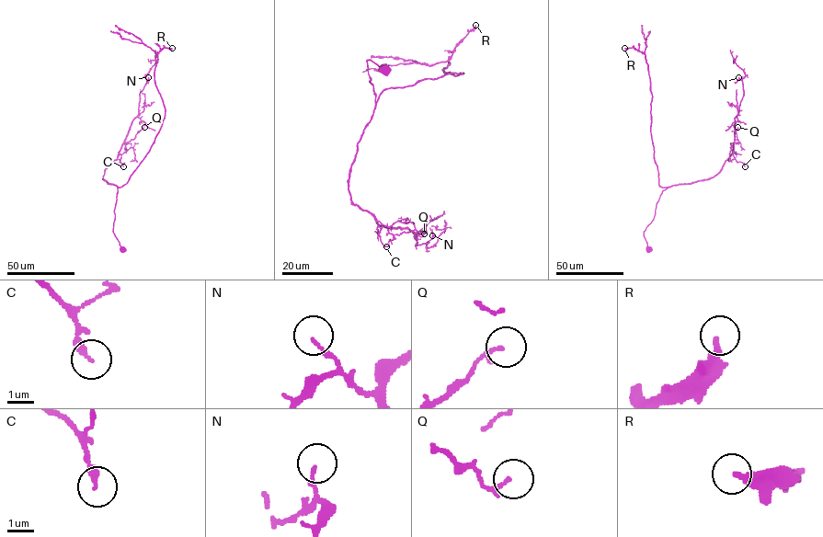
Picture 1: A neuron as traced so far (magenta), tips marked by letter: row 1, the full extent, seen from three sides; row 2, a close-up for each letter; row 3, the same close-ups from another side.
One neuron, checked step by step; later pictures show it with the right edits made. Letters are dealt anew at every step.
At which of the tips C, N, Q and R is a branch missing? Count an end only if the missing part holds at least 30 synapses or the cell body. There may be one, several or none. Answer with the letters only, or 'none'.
R

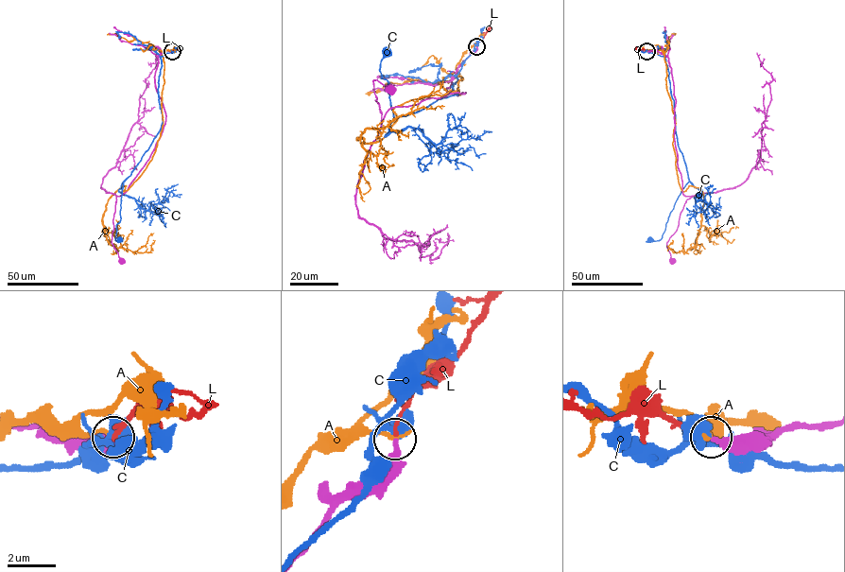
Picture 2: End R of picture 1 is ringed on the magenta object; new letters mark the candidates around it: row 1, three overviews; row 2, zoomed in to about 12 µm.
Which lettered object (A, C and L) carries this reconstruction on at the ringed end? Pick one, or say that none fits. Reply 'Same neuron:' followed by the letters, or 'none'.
Same neuron: L

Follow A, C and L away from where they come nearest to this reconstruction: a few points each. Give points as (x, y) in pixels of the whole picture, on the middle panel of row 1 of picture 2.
A: (476, 46), (456, 66), (460, 94), (406, 101), (388, 134), (357, 139), (443, 89)
C: (477, 46), (452, 86), (458, 95), (394, 117), (388, 82), (381, 78), (381, 60), (388, 52)
L: (476, 46), (491, 26)

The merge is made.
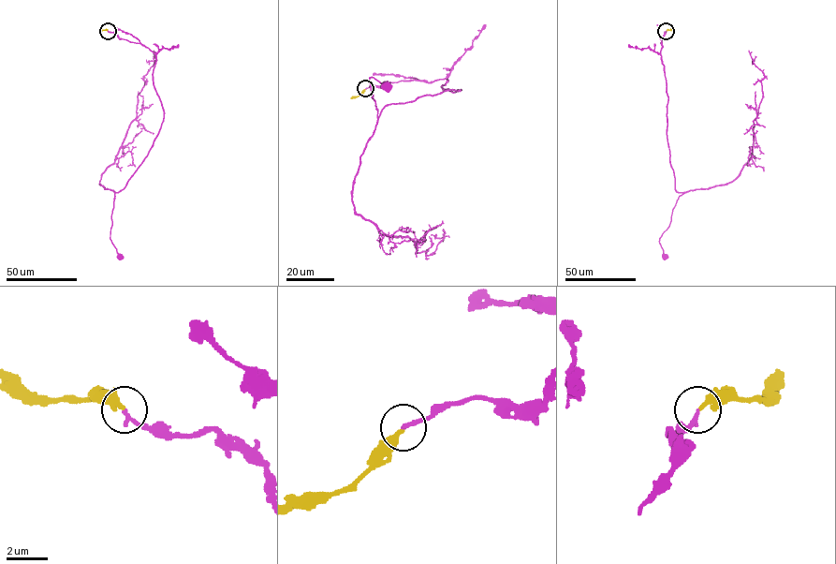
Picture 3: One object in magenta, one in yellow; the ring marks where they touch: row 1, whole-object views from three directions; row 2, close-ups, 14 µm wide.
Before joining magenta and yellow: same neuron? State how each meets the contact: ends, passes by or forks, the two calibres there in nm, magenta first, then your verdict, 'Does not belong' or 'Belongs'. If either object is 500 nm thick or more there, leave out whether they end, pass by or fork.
At the ring magenta ends. At the ring yellow ends. Thickness 200 nm (magenta) against 240 nm. Belongs

